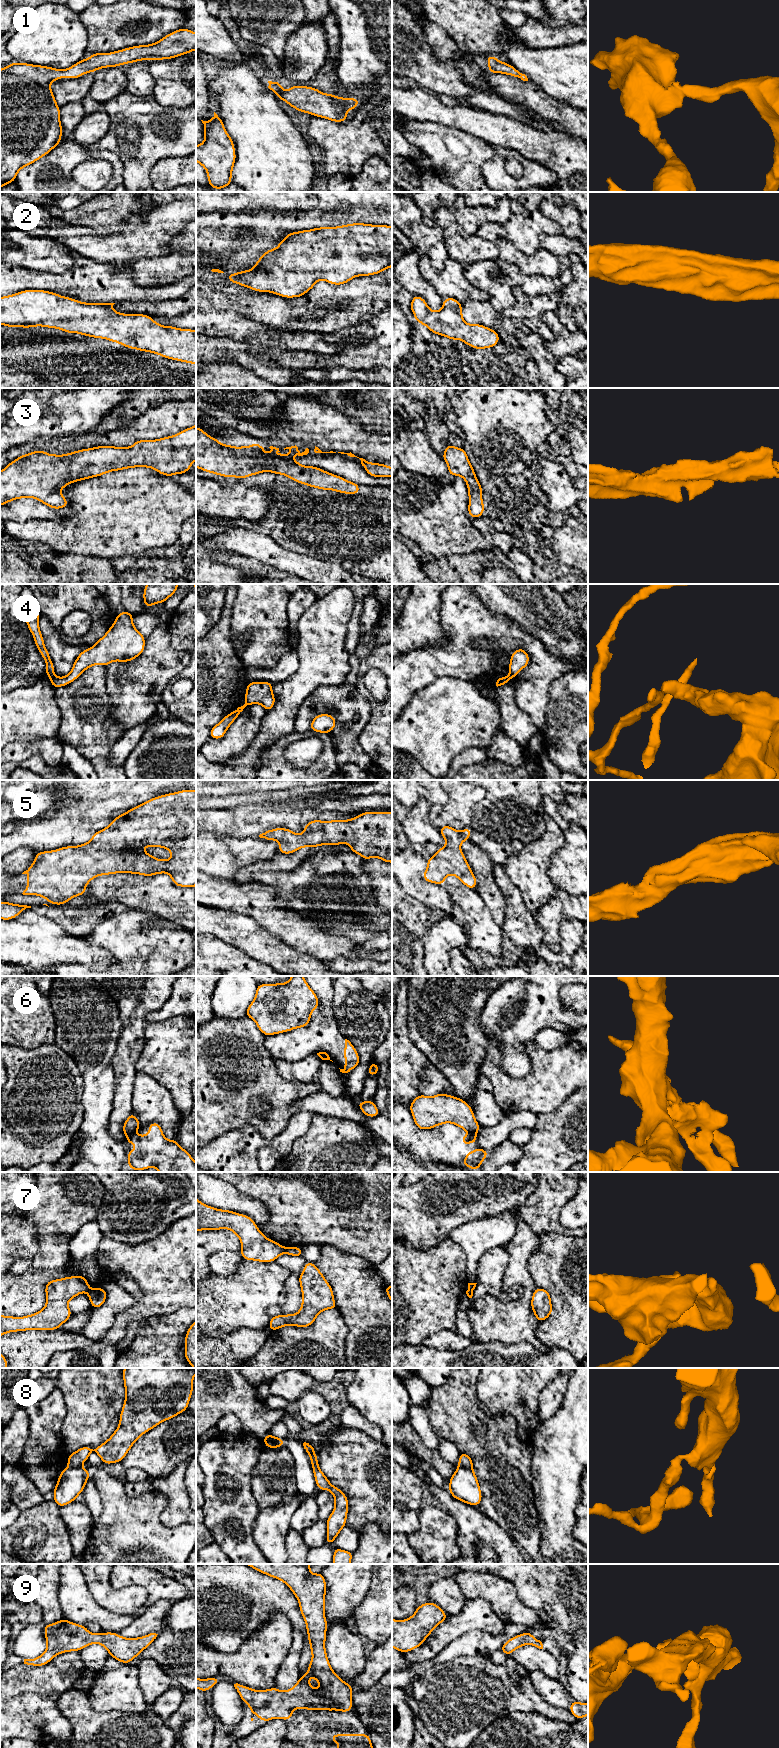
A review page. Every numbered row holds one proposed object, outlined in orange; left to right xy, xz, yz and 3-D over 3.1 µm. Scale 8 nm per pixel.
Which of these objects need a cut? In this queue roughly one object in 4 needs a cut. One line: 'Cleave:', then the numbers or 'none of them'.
Cleave: 4, 6, 7, 8

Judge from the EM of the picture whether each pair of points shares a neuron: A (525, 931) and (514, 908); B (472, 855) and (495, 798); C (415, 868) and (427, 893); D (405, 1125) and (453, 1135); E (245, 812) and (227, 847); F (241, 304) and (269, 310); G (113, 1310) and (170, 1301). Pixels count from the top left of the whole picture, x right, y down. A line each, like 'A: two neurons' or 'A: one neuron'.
A: one neuron
B: two neurons
C: one neuron
D: one neuron
E: two neurons
F: one neuron
G: two neurons

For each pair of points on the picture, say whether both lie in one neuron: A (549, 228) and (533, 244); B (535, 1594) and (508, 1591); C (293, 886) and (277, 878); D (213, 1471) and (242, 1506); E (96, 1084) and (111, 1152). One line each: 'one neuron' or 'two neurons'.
A: one neuron
B: two neurons
C: one neuron
D: one neuron
E: one neuron

